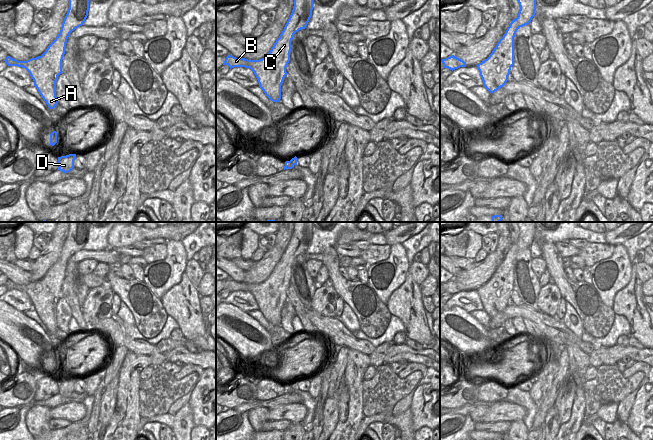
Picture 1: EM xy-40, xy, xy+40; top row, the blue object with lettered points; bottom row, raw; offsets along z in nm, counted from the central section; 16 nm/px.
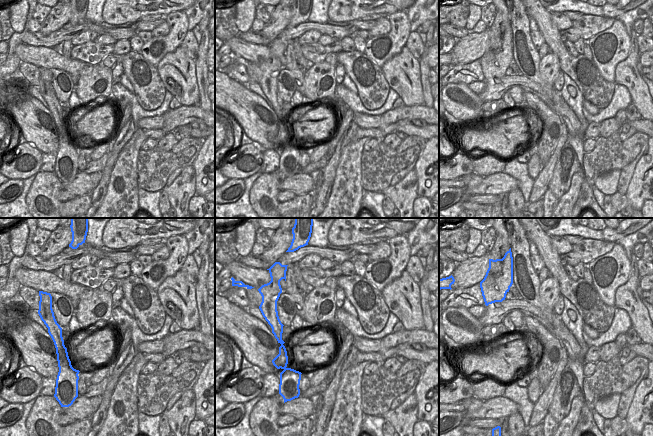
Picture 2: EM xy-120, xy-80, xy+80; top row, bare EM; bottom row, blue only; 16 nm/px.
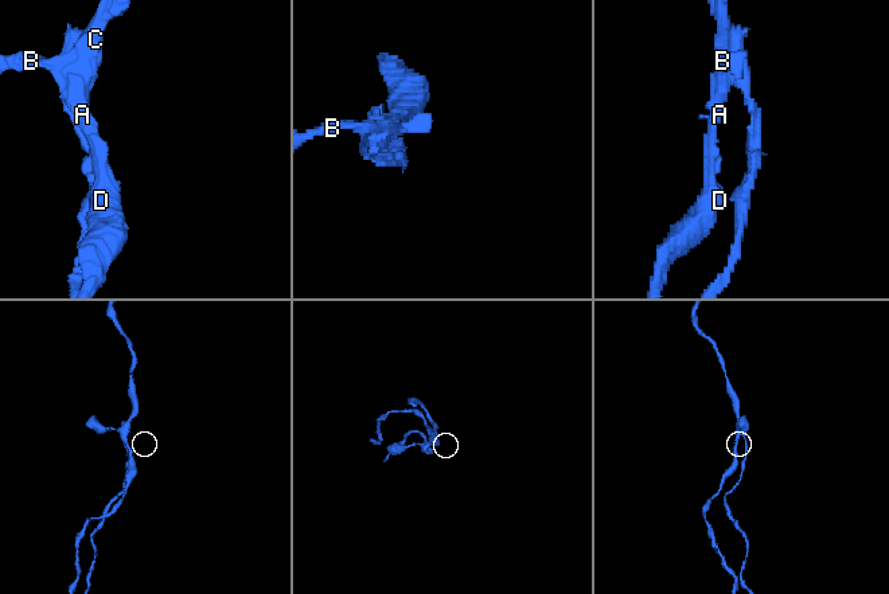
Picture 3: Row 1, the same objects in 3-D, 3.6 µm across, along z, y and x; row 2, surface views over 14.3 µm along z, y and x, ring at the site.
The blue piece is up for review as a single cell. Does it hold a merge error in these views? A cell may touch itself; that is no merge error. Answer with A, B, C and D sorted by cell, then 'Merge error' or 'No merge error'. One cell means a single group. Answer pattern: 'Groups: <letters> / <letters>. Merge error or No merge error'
Groups: A C D / B. Merge error.

